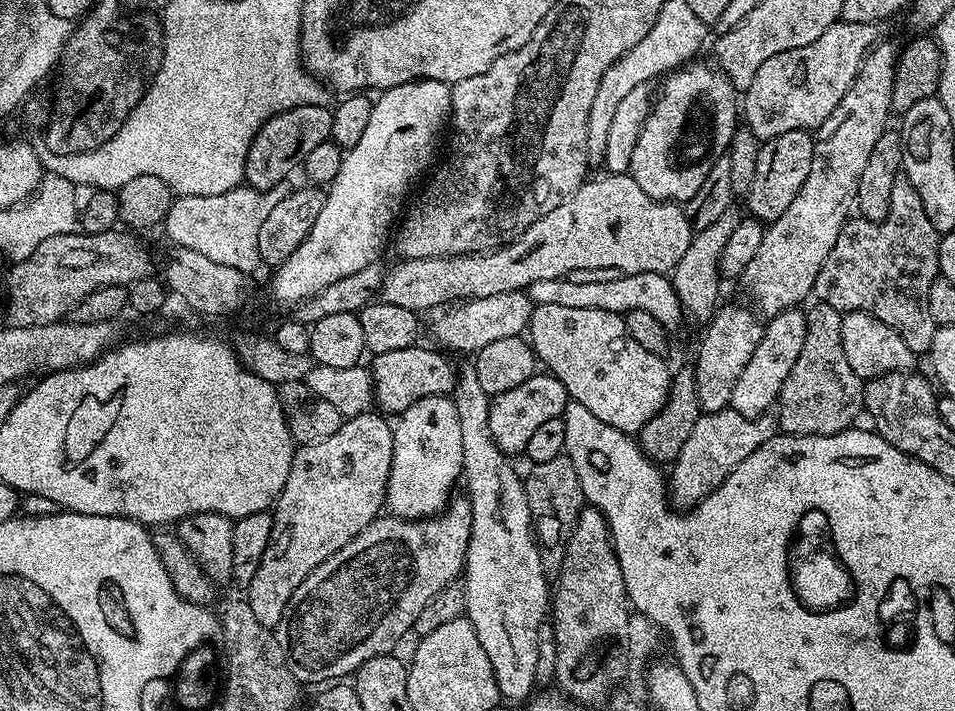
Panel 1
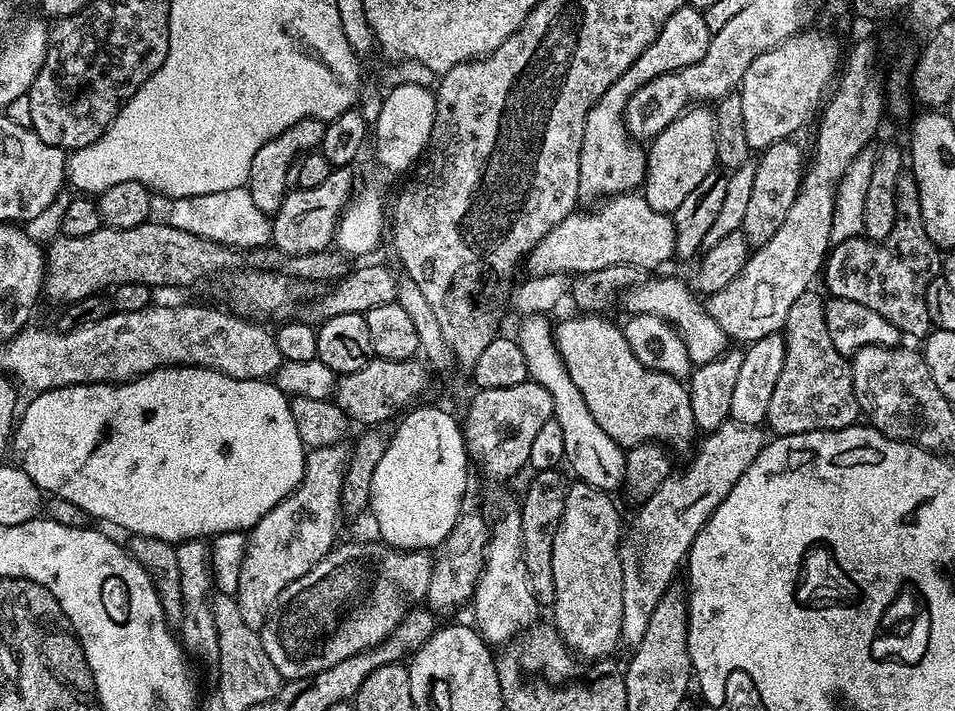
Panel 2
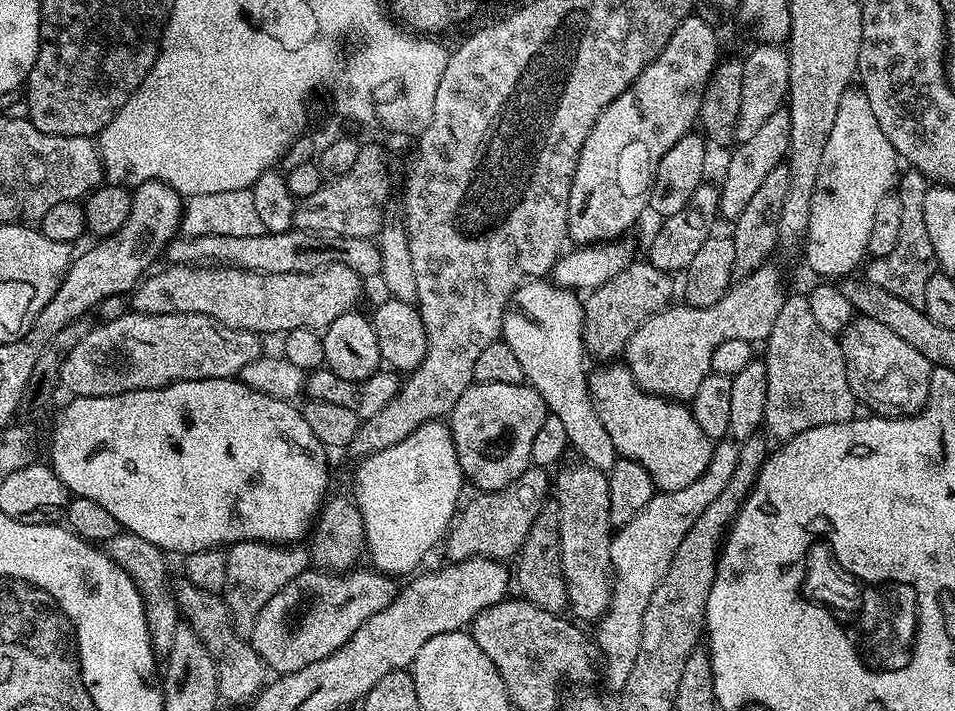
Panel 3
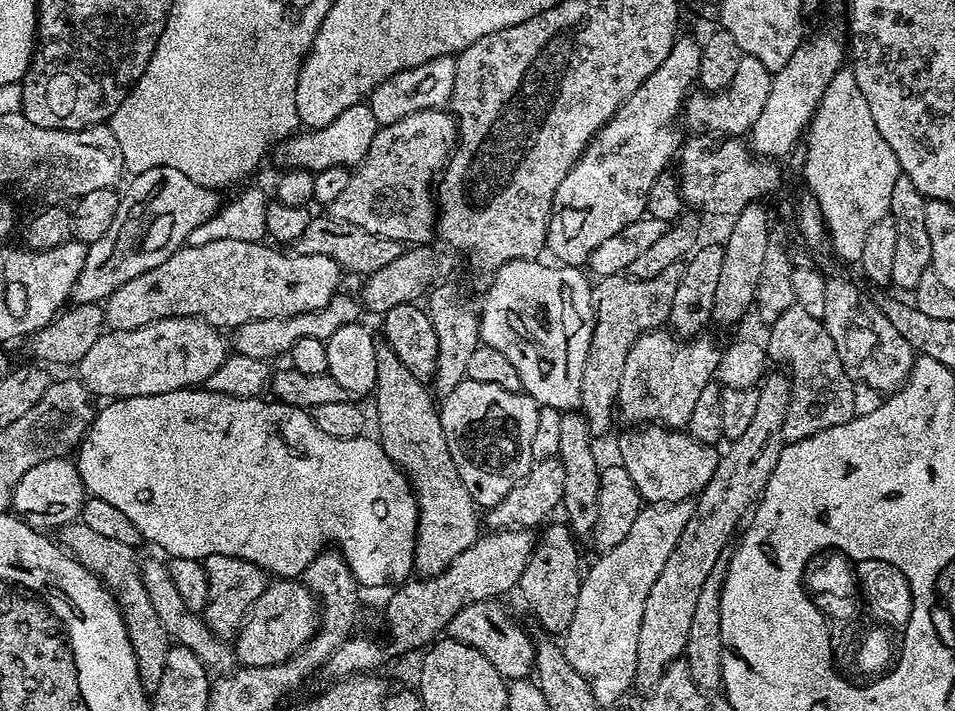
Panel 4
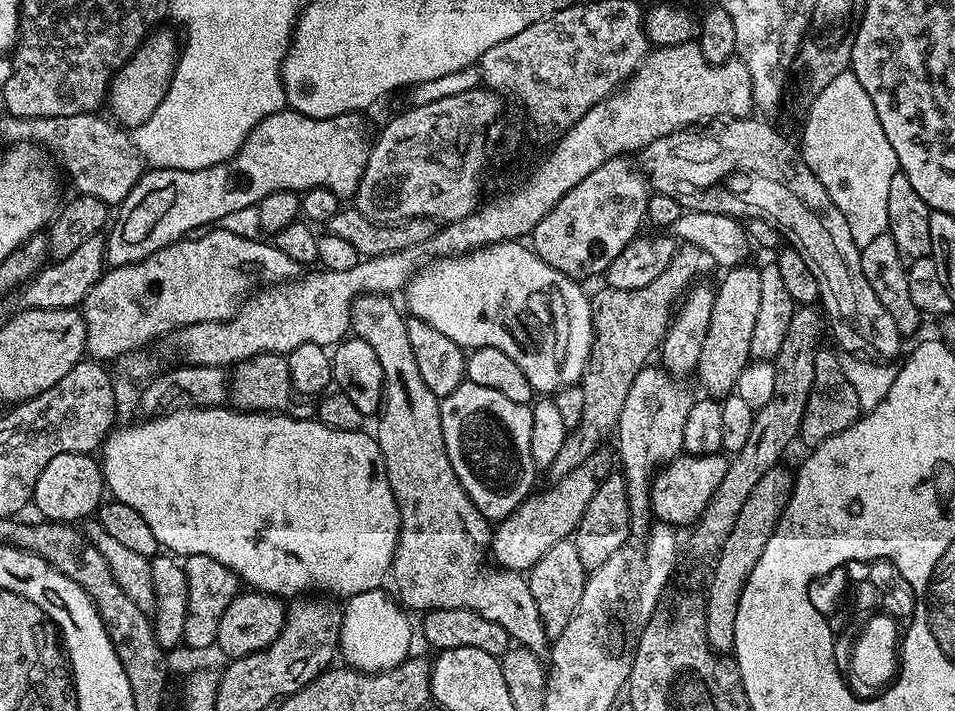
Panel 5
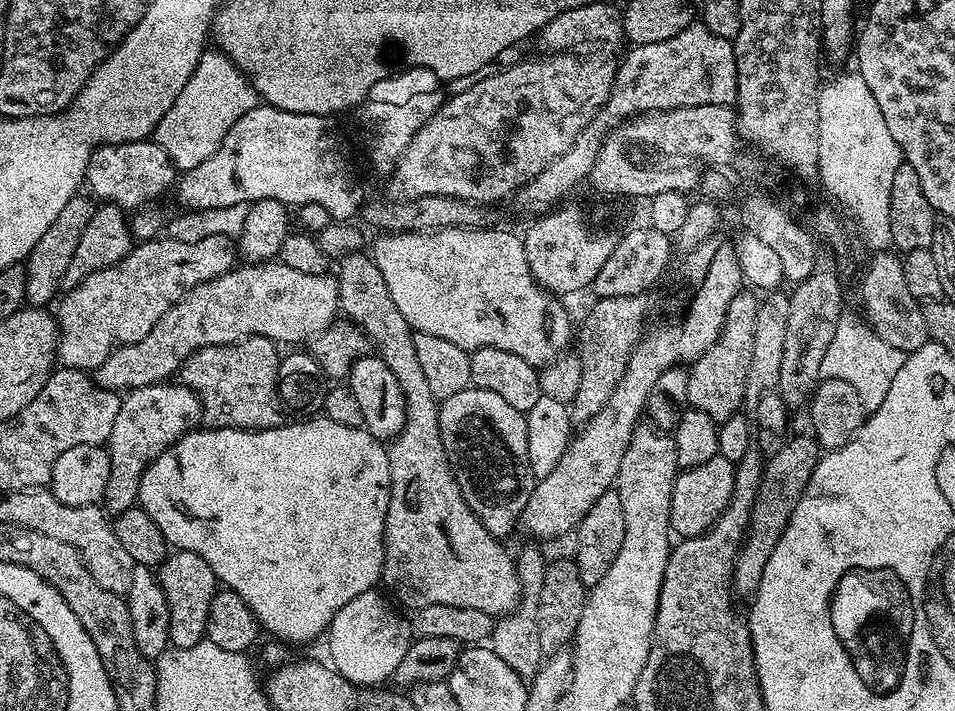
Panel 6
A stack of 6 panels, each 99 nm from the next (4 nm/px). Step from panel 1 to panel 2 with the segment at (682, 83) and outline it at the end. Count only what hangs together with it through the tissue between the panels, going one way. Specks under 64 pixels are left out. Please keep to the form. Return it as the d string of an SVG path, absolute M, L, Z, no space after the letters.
M692 106L681 112L666 130L647 145L648 165L644 171L642 195L654 210L675 214L682 201L717 167L716 113L708 106Z

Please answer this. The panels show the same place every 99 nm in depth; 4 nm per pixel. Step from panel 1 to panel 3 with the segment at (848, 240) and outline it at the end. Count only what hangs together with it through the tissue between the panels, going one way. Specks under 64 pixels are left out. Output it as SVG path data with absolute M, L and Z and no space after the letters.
M908 170L908 173L901 175L898 180L898 197L901 204L901 233L895 243L894 250L885 257L872 262L866 274L866 280L874 286L889 291L891 295L897 295L902 298L903 302L908 302L910 306L923 309L924 295L926 294L926 282L930 282L930 278L938 270L934 247L930 242L929 235L926 232L925 215L922 212L922 206L925 205L925 197L930 187L930 181L927 176L915 170Z

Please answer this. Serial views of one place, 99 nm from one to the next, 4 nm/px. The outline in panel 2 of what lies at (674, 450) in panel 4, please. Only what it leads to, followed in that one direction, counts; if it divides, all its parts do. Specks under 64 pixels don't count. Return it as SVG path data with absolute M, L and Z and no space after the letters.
M575 315L561 324L557 323L554 335L558 354L566 366L566 374L570 374L574 386L578 386L578 394L582 394L582 402L586 402L586 410L594 414L594 422L598 422L598 426L602 426L602 430L606 430L606 434L610 434L610 438L614 438L614 442L618 442L625 450L639 444L659 442L669 449L677 448L687 453L697 439L698 429L694 422L694 410L690 410L690 394L685 381L658 370L650 370L650 366L642 366L642 362L634 358L630 342L626 342L623 327L619 323L611 324L607 315Z

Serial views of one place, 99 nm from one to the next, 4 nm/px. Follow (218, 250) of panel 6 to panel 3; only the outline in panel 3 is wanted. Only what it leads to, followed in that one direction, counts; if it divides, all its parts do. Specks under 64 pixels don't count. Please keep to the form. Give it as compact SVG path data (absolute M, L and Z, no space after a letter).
M329 263L327 266L319 268L316 272L299 272L298 274L266 274L265 272L251 272L245 268L229 268L227 266L193 266L190 264L168 264L164 266L161 272L153 271L151 274L145 275L140 283L132 289L130 293L130 304L135 311L142 314L174 314L175 312L193 312L194 314L206 314L210 318L214 318L218 322L222 322L226 326L234 326L238 330L246 330L247 332L255 332L257 334L265 334L264 332L277 332L283 334L290 330L302 330L303 328L314 328L323 330L330 326L330 322L334 322L334 318L342 318L342 314L353 311L357 307L356 304L360 300L360 295L364 292L365 281L354 270L350 270L350 266L342 266L341 264Z

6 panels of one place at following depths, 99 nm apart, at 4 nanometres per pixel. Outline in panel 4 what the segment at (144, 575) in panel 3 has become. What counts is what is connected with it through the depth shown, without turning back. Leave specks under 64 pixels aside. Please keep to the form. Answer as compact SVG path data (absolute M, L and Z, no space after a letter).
M73 522L63 524L58 530L58 543L65 552L69 552L79 564L86 566L112 592L124 625L130 638L130 646L134 646L134 658L138 662L138 678L144 691L151 694L158 690L158 682L162 682L162 670L166 670L166 654L170 647L170 637L159 620L150 596L146 594L144 579L140 573L141 561L136 560L137 549L126 546L126 542L118 542L90 530L90 526Z

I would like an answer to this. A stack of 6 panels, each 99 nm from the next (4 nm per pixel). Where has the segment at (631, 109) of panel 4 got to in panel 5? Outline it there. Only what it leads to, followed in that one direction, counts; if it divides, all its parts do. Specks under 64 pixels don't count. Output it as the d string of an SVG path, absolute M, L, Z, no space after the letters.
M615 158L598 166L594 174L582 178L582 182L538 222L530 237L530 247L542 262L574 281L585 282L591 276L603 277L610 262L626 250L631 240L637 239L640 223L645 223L648 214L650 185L639 167L628 160L631 159Z

